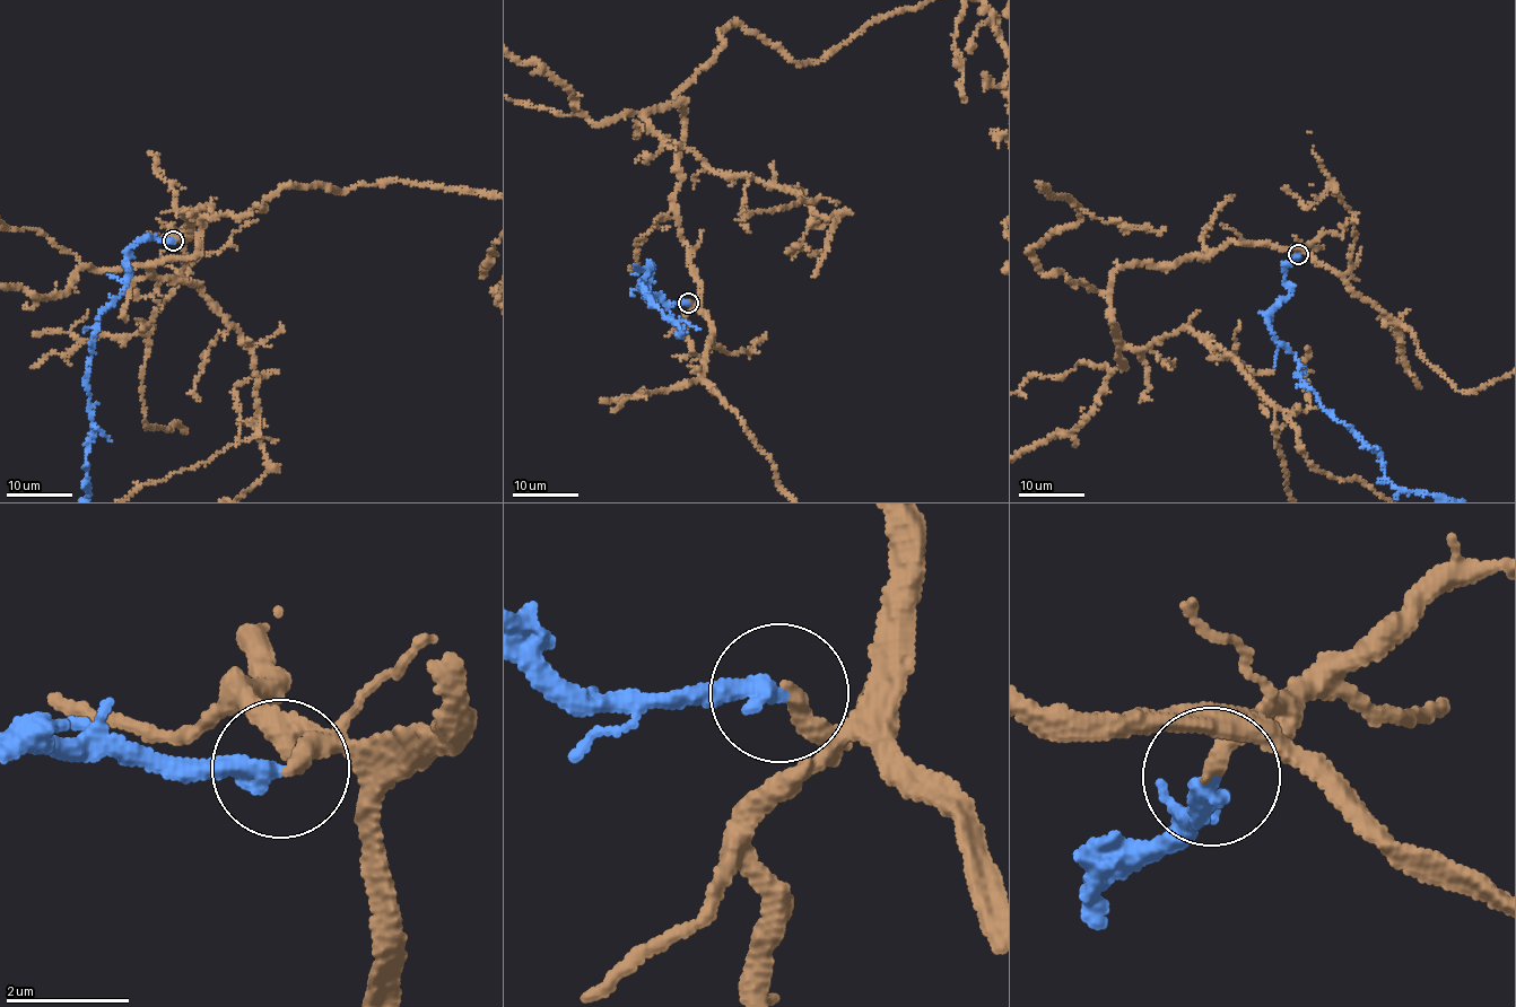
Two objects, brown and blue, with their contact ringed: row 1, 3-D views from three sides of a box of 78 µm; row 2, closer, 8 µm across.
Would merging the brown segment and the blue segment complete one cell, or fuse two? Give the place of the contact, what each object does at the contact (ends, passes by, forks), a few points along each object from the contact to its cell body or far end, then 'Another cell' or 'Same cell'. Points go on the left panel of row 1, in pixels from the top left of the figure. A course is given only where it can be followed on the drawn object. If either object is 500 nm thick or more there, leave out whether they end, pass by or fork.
Place: (173, 241). At the ring brown ends. At the ring blue ends. Course of brown: (174, 241), (180, 280), (144, 331), (140, 384), (147, 428), (176, 425), (181, 437), (147, 427), (120, 291). Course of blue: (174, 241), (144, 237), (128, 250), (127, 287), (99, 315), (85, 384), (86, 497). Same cell

